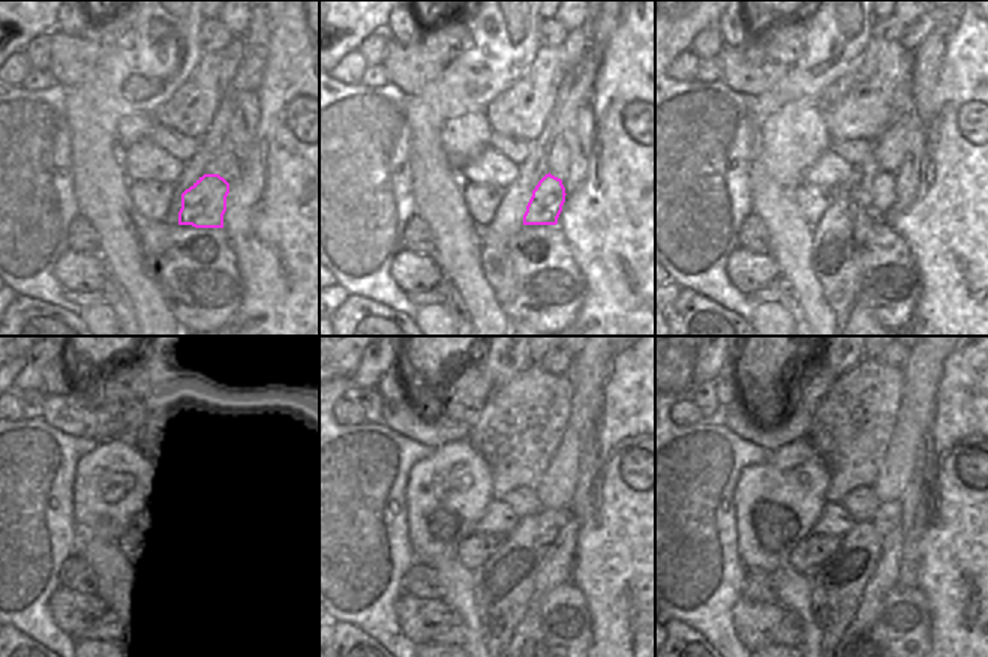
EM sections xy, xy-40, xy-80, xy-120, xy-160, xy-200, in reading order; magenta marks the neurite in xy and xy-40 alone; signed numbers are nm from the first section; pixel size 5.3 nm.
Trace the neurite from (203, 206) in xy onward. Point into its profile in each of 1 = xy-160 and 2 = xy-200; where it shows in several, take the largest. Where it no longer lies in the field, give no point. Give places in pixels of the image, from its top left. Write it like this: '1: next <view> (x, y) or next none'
1: next xy-160 (549, 521)
2: next xy-200 (888, 516)

